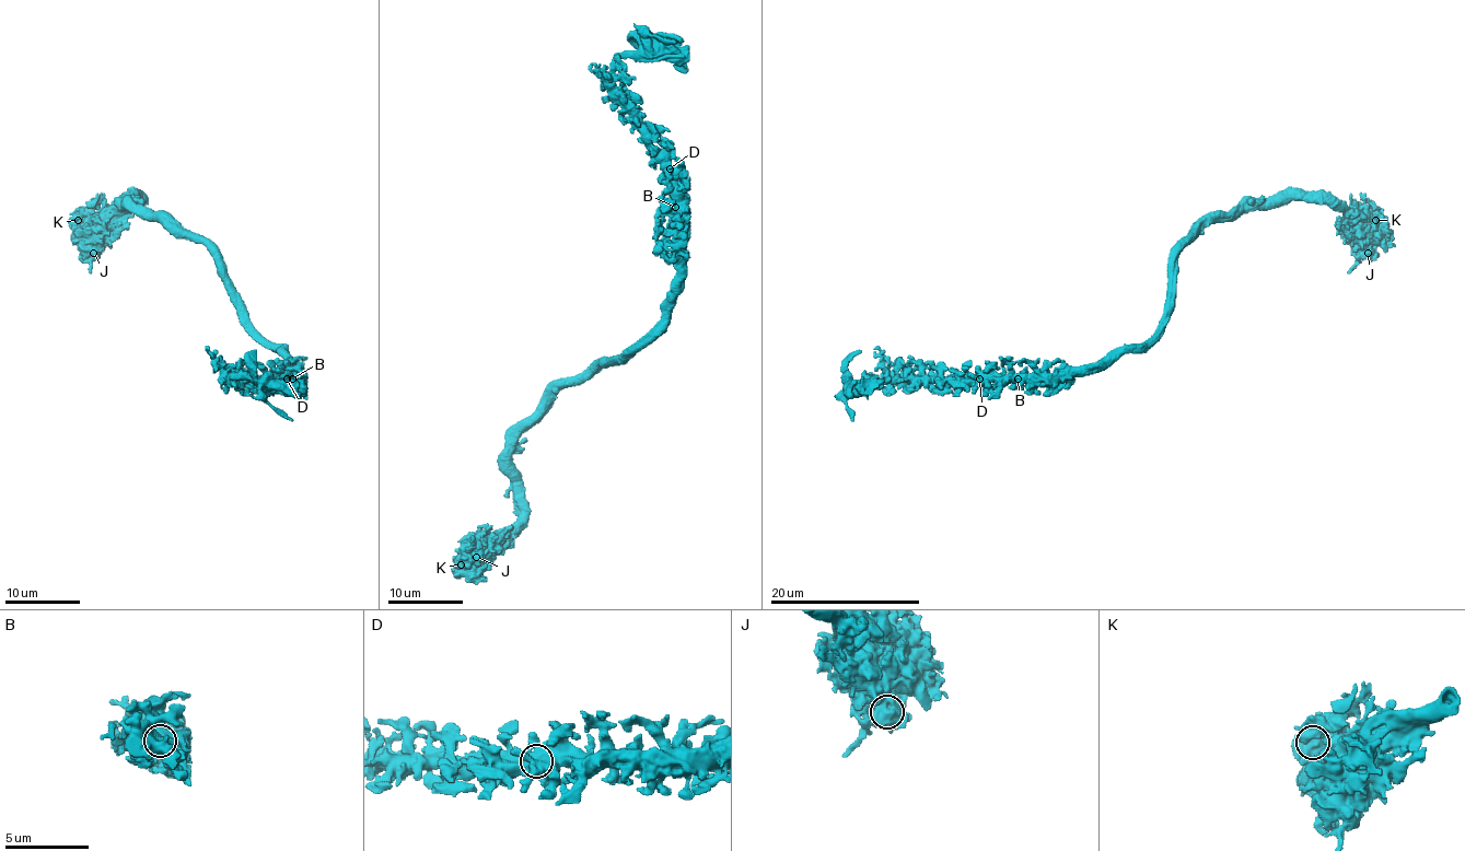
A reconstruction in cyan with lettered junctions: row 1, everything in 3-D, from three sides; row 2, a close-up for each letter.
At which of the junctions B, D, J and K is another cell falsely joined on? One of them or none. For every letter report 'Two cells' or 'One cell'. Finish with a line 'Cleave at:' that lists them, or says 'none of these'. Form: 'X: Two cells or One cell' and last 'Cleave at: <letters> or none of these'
B: One cell
D: One cell
J: One cell
K: One cell
Cleave at: none of these

